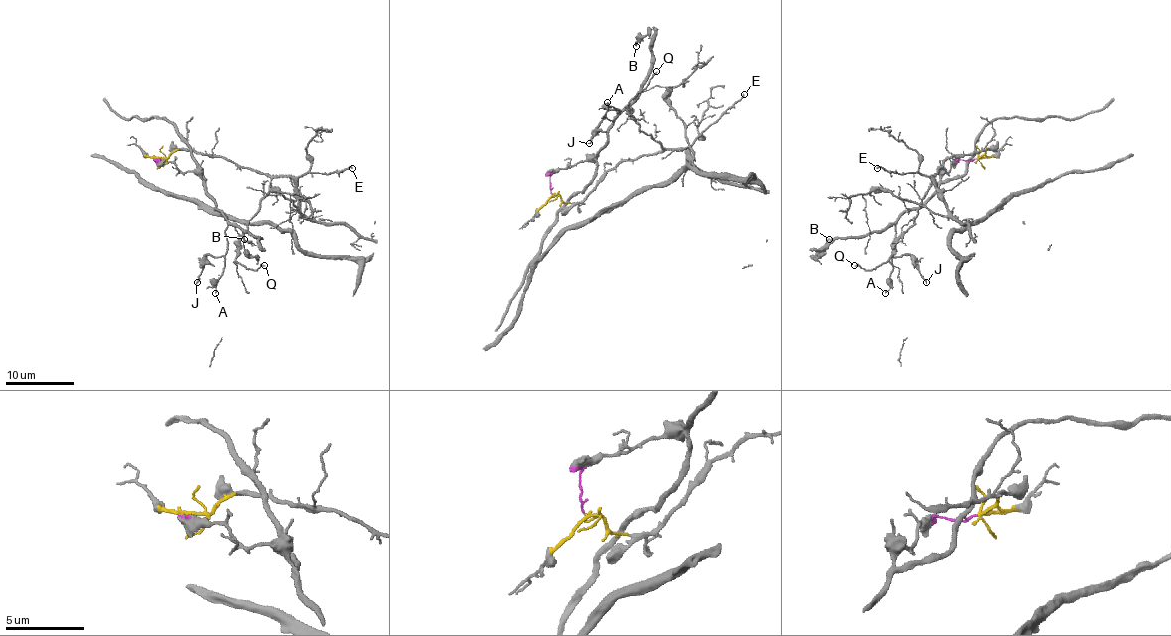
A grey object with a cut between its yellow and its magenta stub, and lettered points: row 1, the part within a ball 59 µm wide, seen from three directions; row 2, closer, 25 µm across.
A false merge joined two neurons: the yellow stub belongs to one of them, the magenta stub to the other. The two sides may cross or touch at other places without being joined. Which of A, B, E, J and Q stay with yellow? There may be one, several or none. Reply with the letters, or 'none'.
E, Q

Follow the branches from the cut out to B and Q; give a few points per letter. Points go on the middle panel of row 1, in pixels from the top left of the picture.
B: (551, 193), (549, 178), (594, 157), (607, 140), (607, 126), (638, 94), (650, 67), (652, 27), (636, 46)
Q: (553, 193), (578, 203), (619, 164), (662, 149), (640, 130), (628, 104), (657, 72)

